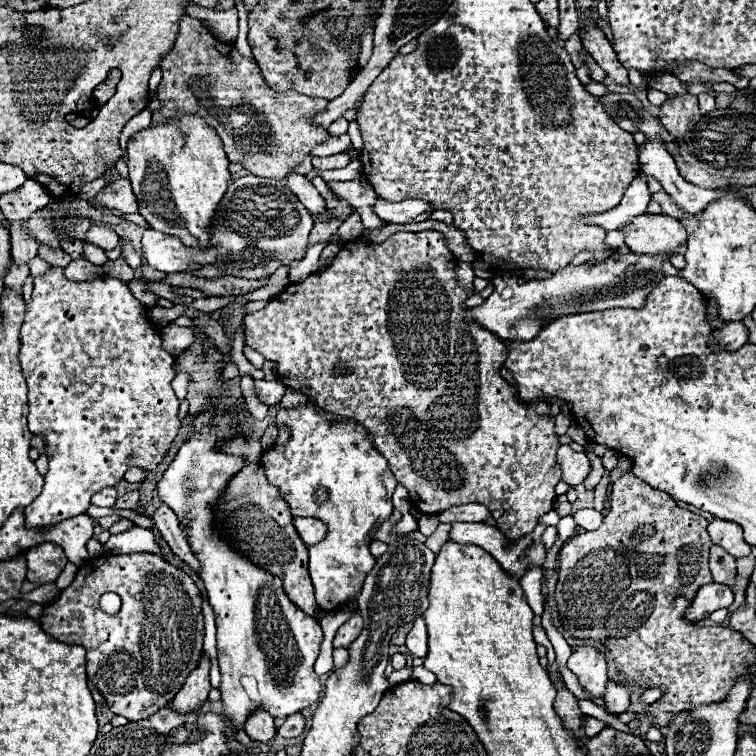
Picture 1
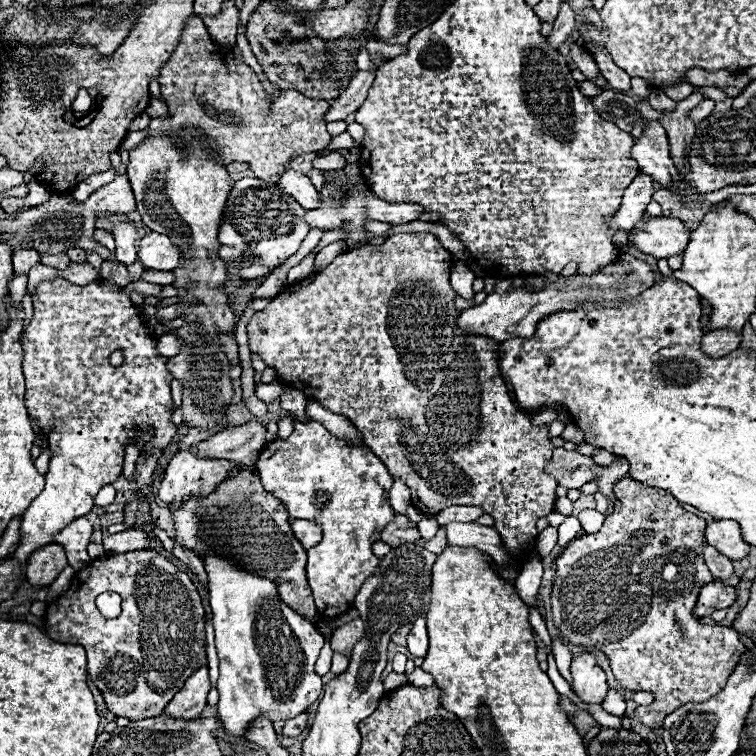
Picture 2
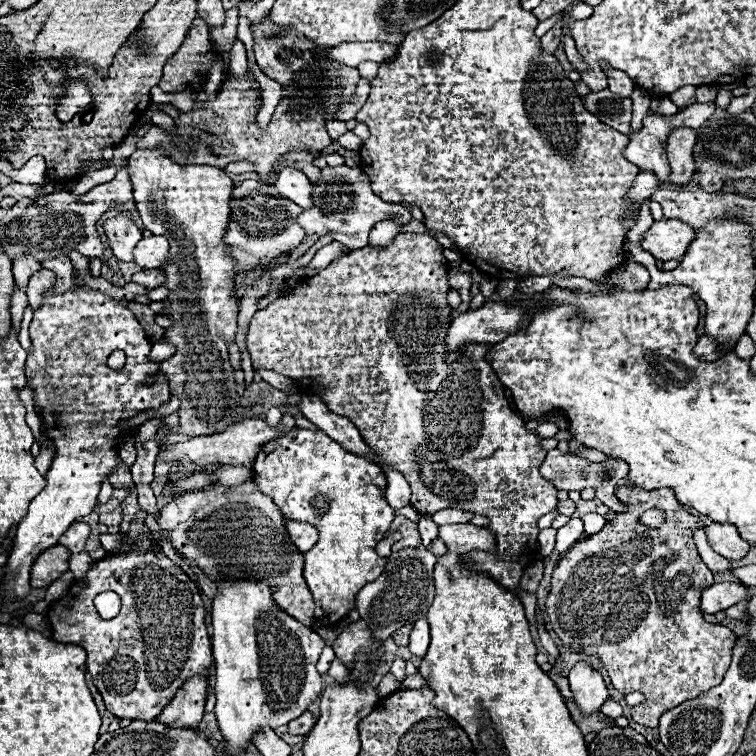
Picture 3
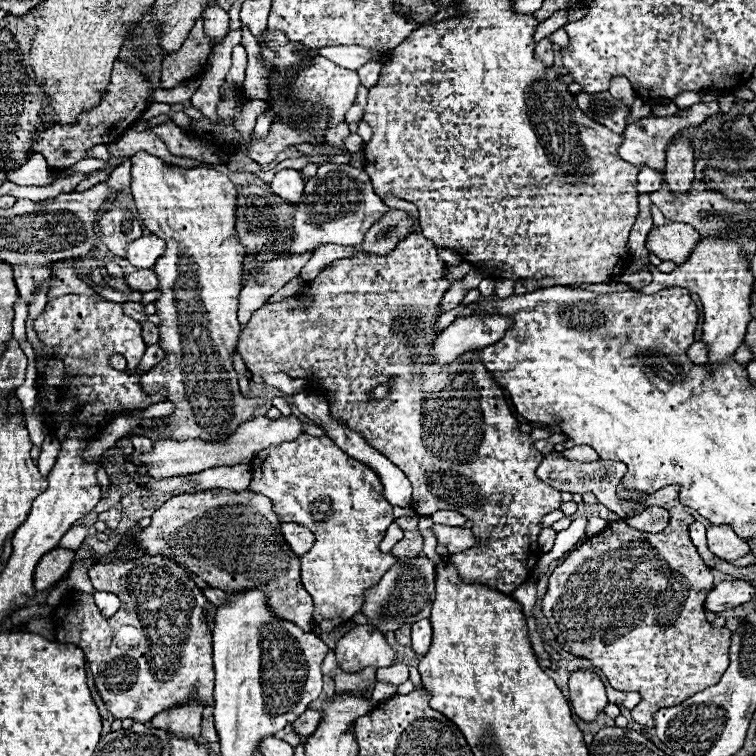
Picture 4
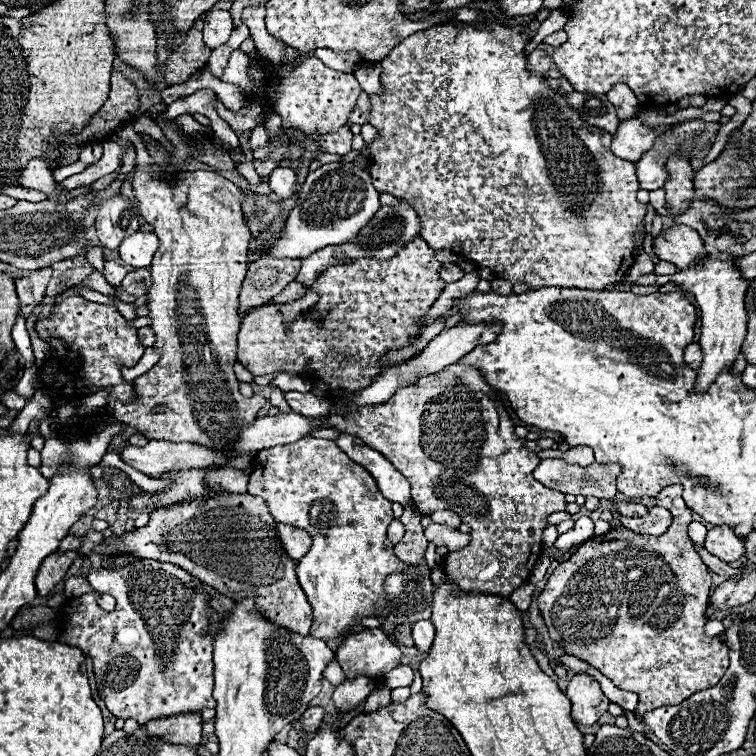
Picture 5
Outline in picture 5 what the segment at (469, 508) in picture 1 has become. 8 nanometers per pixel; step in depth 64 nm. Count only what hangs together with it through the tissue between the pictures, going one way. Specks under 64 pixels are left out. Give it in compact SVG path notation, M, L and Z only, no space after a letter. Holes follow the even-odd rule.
M436 510L430 514L430 518L436 524L444 524L444 526L452 526L452 528L458 528L462 524L462 518L450 510Z

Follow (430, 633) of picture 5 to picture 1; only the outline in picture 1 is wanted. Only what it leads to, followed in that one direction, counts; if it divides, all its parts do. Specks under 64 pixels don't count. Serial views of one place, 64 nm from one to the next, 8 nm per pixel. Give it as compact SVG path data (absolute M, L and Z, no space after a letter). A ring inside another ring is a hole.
M418 618L412 626L412 630L406 636L406 648L410 650L412 656L426 658L428 652L428 638L426 638L426 624L422 618Z

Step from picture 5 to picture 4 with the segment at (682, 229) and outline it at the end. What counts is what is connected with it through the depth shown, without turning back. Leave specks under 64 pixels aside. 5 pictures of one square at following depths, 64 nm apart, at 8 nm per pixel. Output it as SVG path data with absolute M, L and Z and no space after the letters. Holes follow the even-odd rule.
M668 222L656 226L648 232L646 248L656 254L660 260L672 260L676 264L684 264L690 256L690 248L698 244L700 234L684 222Z

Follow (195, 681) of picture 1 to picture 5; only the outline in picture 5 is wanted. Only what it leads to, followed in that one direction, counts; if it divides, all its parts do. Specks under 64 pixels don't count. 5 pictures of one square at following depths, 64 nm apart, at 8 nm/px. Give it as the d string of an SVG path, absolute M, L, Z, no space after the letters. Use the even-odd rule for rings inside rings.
M182 712L182 714L166 716L160 720L150 720L150 724L144 724L144 728L152 736L162 736L164 740L190 744L194 748L200 746L200 738L202 738L200 712Z

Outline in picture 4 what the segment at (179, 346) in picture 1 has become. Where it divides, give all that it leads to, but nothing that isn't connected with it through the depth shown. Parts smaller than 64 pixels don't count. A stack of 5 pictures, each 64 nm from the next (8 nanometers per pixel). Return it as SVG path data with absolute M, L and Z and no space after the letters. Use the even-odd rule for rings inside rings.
M152 344L152 346L148 346L148 350L146 350L146 354L144 354L144 358L142 358L138 370L140 370L140 372L150 370L150 368L152 368L154 364L158 364L164 356L166 356L166 350L164 350L160 344Z

